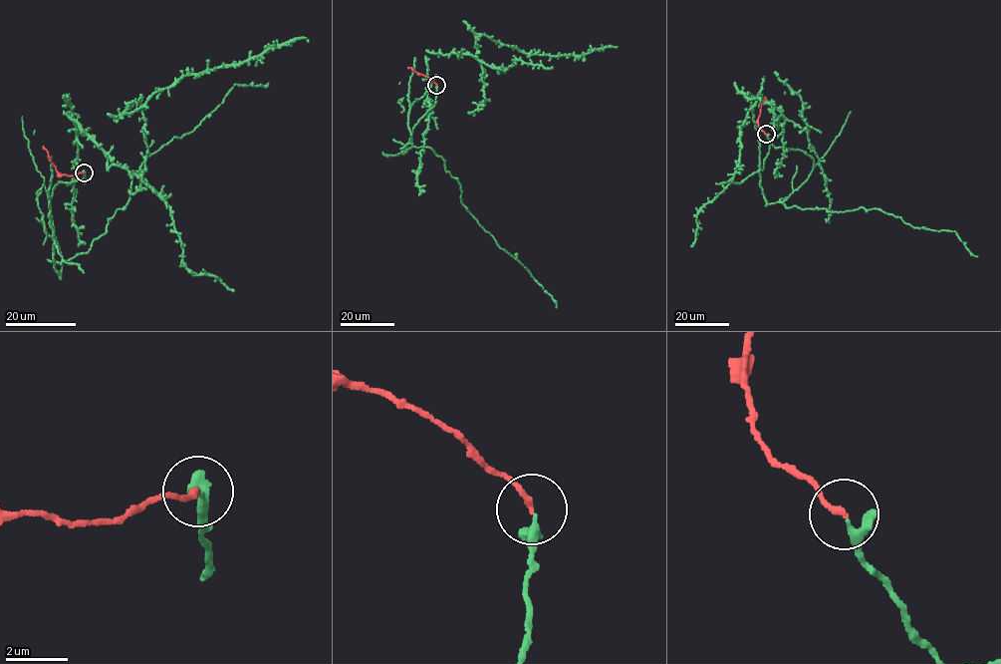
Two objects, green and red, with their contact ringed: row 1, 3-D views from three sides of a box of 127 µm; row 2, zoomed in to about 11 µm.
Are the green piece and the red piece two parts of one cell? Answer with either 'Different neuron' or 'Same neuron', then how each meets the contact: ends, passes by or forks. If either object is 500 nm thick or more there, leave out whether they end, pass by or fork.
Same neuron. At the ring green passes by. At the ring red ends

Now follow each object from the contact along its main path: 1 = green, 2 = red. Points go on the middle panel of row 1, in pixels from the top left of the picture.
1: (436, 86), (433, 106), (403, 155), (430, 148), (442, 159), (466, 209), (556, 308)
2: (436, 85), (407, 68)

